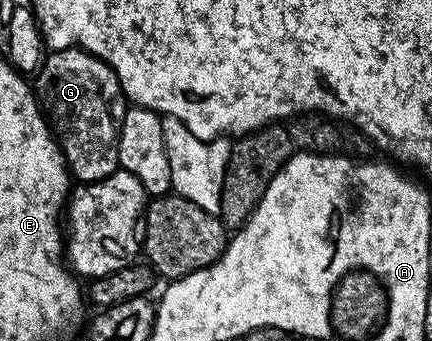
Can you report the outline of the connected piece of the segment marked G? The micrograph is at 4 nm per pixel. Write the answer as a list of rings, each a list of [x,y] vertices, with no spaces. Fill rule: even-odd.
[[[73,48],[49,53],[35,78],[34,93],[50,119],[71,177],[80,184],[96,184],[92,182],[103,183],[117,173],[120,157],[116,143],[120,141],[126,99],[115,72],[96,55]]]

